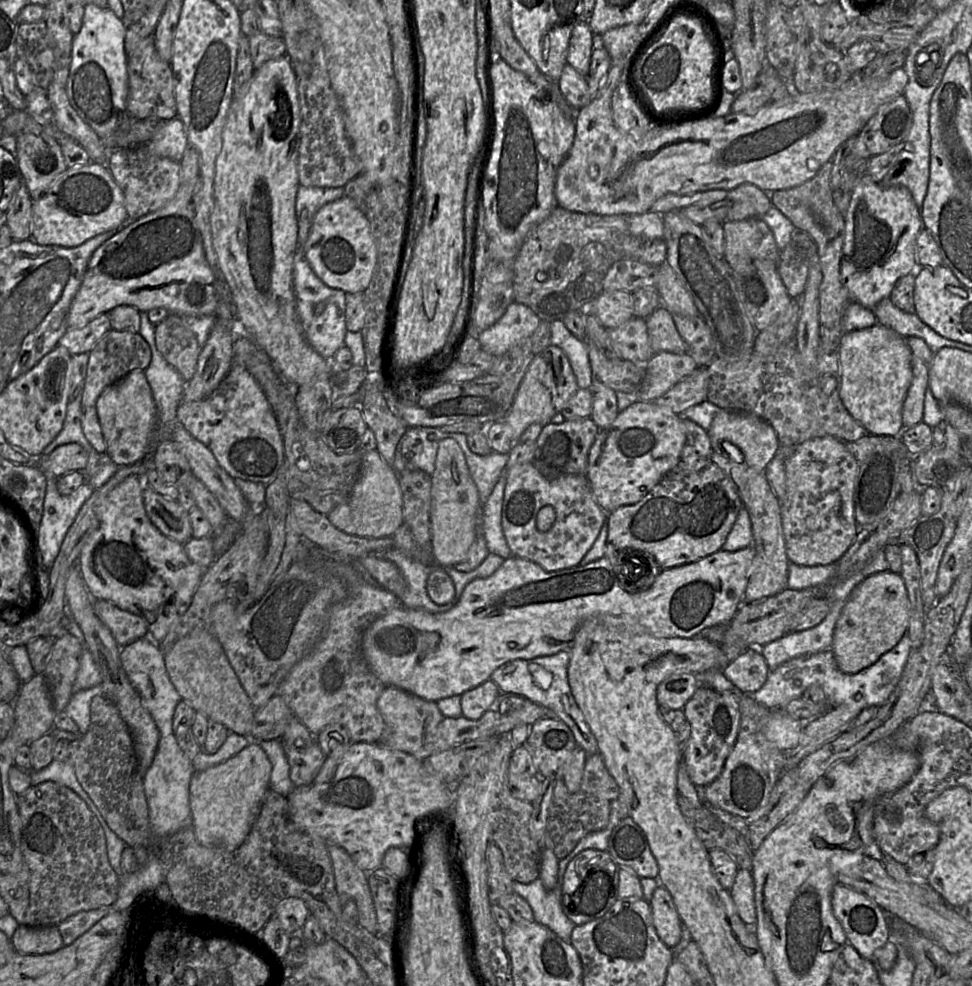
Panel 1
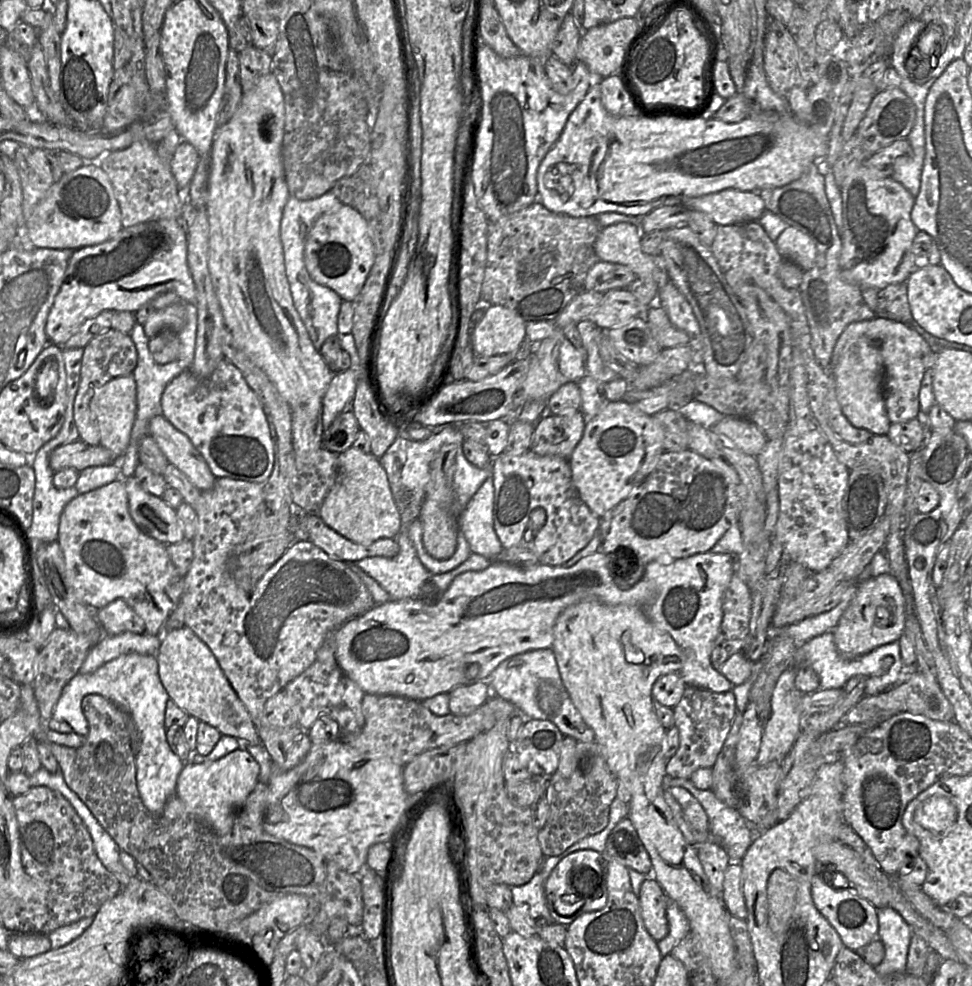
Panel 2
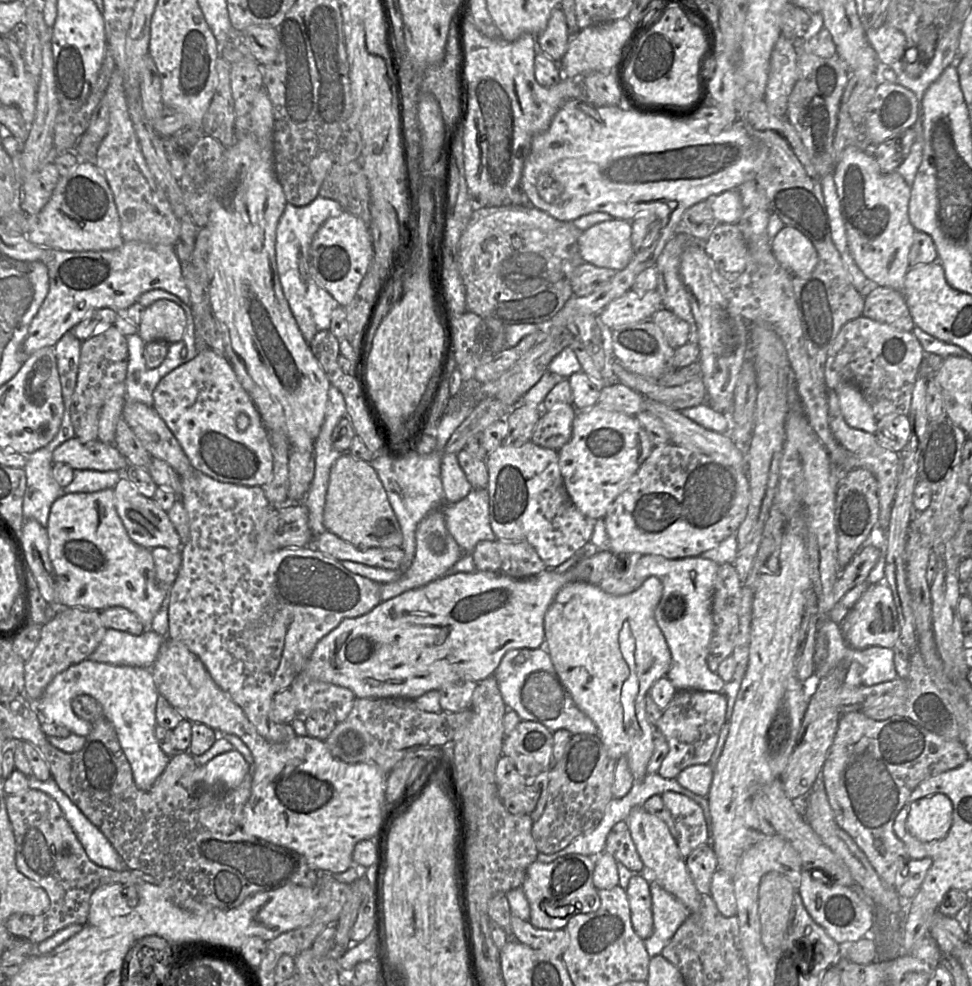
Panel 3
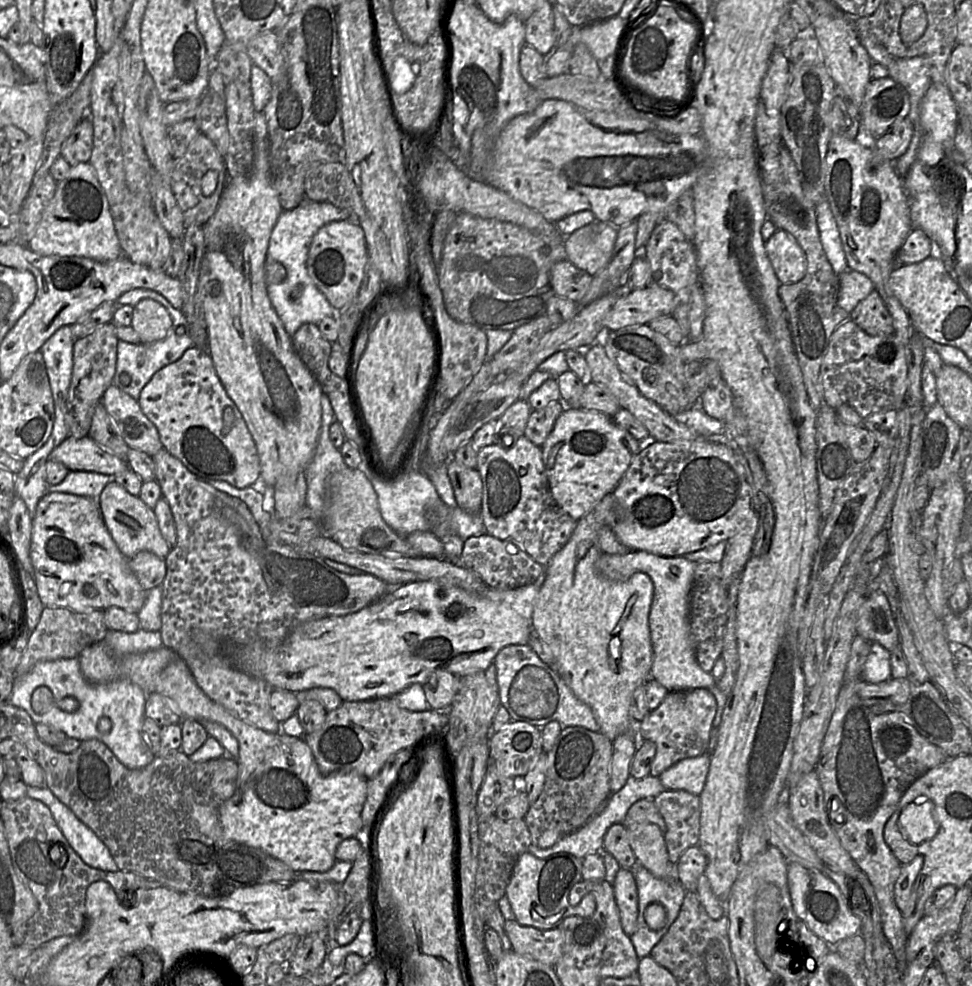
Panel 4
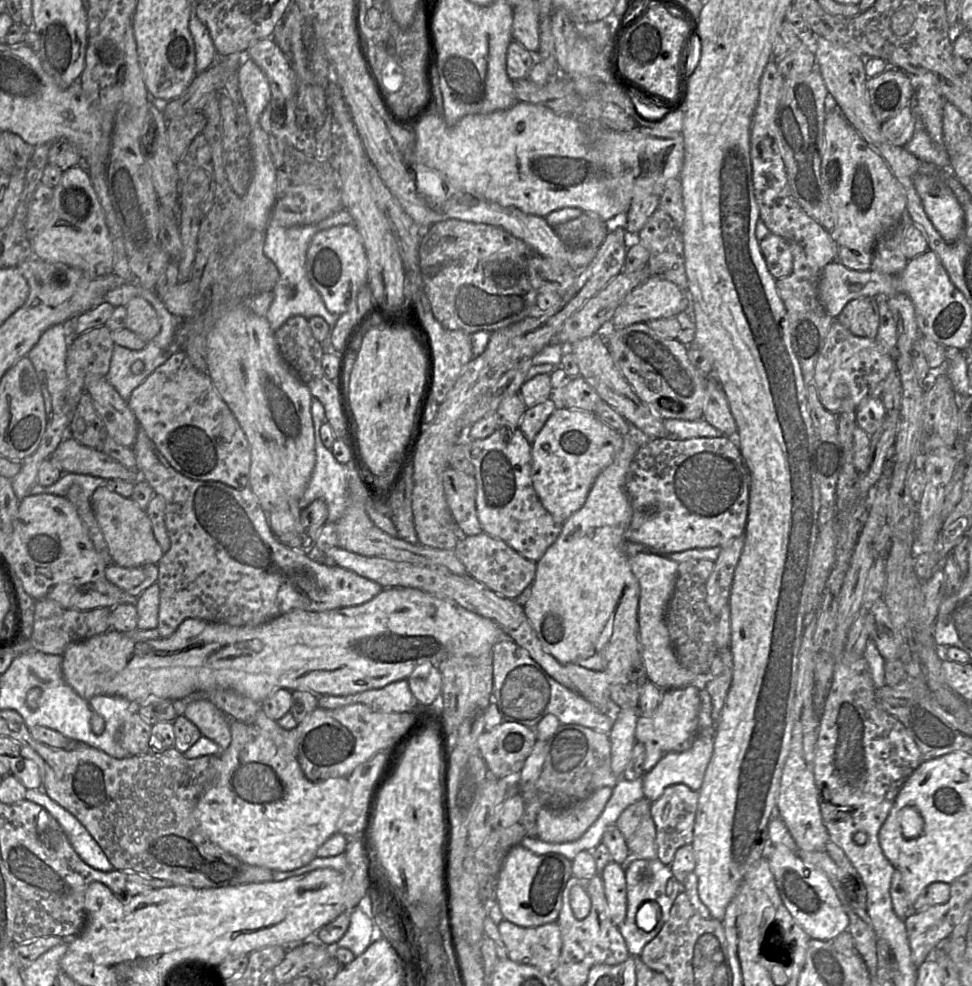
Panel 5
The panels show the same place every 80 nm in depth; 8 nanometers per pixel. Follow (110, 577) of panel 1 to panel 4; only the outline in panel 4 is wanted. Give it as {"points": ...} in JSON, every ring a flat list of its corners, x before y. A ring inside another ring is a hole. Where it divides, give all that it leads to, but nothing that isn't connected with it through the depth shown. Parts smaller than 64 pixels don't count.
{"points":[[49,492,41,498,32,517,30,558,37,591,45,607,62,607,75,612,105,611,110,607,119,607,138,615,148,591,141,586,130,568,130,559,121,553,109,533,98,498]]}

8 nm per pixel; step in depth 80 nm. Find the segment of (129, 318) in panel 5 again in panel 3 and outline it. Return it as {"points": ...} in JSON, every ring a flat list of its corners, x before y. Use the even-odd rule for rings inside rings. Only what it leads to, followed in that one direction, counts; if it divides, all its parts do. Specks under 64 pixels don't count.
{"points":[[160,299,147,306,137,325,145,344,152,341,173,343,181,339,186,326,186,314,177,303]]}

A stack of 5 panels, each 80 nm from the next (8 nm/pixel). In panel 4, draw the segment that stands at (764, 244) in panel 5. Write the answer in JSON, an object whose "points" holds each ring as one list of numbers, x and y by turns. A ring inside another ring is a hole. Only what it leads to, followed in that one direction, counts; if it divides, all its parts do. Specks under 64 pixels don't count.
{"points":[[784,229,765,241,767,255,781,284,800,281,806,274,807,258,797,240]]}

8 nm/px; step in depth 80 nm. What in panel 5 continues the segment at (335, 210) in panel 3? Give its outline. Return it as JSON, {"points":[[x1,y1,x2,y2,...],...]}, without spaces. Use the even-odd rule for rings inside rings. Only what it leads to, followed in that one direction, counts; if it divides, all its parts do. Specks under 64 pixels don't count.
{"points":[[343,208,332,216,311,225,281,227,269,224,266,230,263,253,279,271,279,279,273,289,273,300,265,315,273,330,277,330,292,316,303,316,307,319,320,316,331,327,335,326,339,315,334,315,326,308,322,297,311,285,306,271,306,254,313,237,322,230,339,226,354,225,352,215]]}

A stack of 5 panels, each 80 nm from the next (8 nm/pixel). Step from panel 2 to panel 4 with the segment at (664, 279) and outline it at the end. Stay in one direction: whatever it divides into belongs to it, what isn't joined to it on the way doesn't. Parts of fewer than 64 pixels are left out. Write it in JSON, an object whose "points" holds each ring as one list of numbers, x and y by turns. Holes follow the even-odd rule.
{"points":[[594,221,564,236,567,260,591,275,602,270,613,256,619,227]]}

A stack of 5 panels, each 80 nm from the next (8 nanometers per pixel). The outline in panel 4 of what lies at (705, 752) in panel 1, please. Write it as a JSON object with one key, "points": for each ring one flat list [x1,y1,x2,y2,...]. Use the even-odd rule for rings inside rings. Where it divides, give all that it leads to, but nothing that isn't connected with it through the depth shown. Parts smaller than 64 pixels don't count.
{"points":[[707,688,669,692,659,707,637,724,639,736,656,744,650,775,658,777,677,762,707,752,716,711,716,698]]}

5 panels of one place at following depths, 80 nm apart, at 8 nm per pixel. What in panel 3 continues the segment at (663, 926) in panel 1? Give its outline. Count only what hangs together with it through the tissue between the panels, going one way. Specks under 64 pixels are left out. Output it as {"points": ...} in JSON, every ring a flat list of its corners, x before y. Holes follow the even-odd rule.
{"points":[[634,874,626,887,631,912,631,923,635,933,643,940,653,932,653,912,649,882]]}

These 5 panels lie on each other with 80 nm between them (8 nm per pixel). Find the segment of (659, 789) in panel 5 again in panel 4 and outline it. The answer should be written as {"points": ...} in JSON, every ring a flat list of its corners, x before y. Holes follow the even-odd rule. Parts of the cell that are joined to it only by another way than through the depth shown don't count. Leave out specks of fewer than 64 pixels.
{"points":[[710,754,683,759,663,773,658,778,667,790,684,790,699,796,703,791,710,767]]}

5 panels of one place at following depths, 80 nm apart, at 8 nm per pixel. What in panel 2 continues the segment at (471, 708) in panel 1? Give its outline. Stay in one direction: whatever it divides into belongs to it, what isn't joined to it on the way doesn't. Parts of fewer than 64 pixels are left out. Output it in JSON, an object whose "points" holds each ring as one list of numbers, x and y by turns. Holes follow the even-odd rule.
{"points":[[487,681,459,686,449,693,449,709,454,715,472,714,481,707,492,695]]}

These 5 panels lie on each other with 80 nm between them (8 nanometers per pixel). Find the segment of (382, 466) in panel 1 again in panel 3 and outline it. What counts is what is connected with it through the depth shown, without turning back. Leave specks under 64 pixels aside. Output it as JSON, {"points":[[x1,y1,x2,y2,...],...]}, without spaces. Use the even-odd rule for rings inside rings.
{"points":[[348,452,342,453,331,468,323,524,325,530,359,548,402,546,399,522,375,469]]}

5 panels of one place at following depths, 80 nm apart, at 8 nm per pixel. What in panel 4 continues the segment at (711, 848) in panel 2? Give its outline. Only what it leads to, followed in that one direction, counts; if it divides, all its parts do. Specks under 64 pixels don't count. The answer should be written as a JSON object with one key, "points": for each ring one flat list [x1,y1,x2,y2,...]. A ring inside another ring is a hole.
{"points":[[698,845,688,848,676,862,677,880,687,892,695,892,707,862,706,855]]}

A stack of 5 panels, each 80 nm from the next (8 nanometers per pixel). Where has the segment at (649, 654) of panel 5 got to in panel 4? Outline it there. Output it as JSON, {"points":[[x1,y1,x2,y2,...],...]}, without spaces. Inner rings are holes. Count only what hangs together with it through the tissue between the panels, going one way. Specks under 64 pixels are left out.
{"points":[[629,551,625,554,602,553,596,562,597,572,612,581,626,581,638,572,651,578,654,593,648,620,653,650,650,675,669,692,709,689,717,683,711,672,705,672,699,666,689,627,689,592,695,567,695,562,684,557,663,557,646,551]]}

